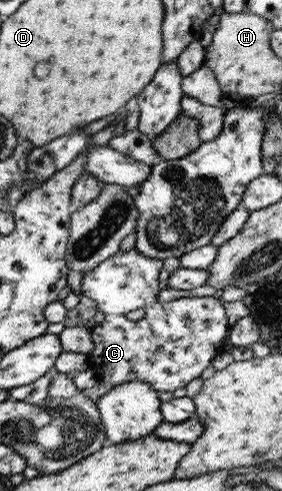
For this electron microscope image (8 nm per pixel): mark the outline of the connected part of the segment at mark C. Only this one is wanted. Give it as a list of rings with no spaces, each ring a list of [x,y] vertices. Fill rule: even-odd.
[[[135,248],[128,252],[116,252],[107,260],[99,263],[93,270],[83,274],[78,294],[92,298],[98,310],[104,312],[104,321],[91,329],[94,348],[88,354],[88,360],[99,377],[102,390],[108,392],[120,384],[142,380],[148,382],[156,392],[174,392],[184,388],[194,378],[198,378],[218,354],[224,352],[224,338],[228,334],[228,316],[222,302],[214,297],[188,297],[173,299],[168,302],[158,300],[161,284],[159,276],[163,261],[147,258]],[[144,310],[139,320],[129,320],[127,312]]]

